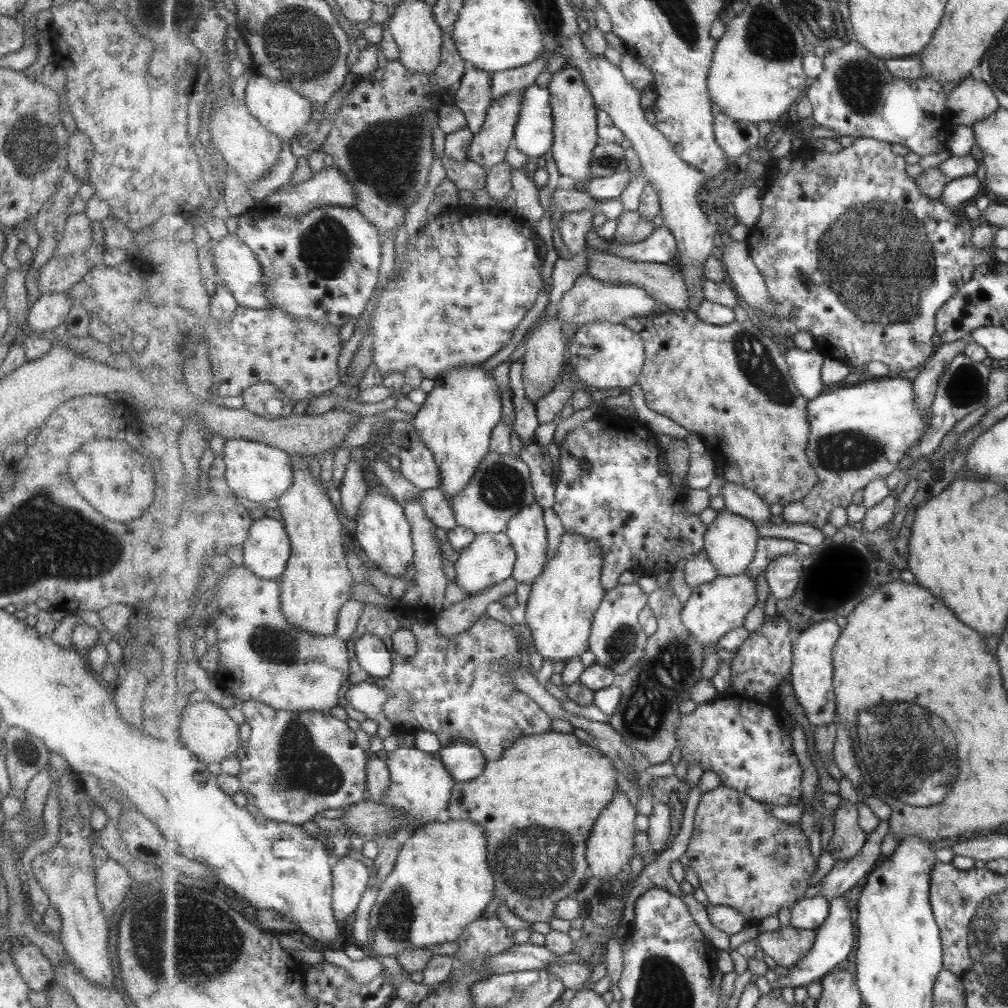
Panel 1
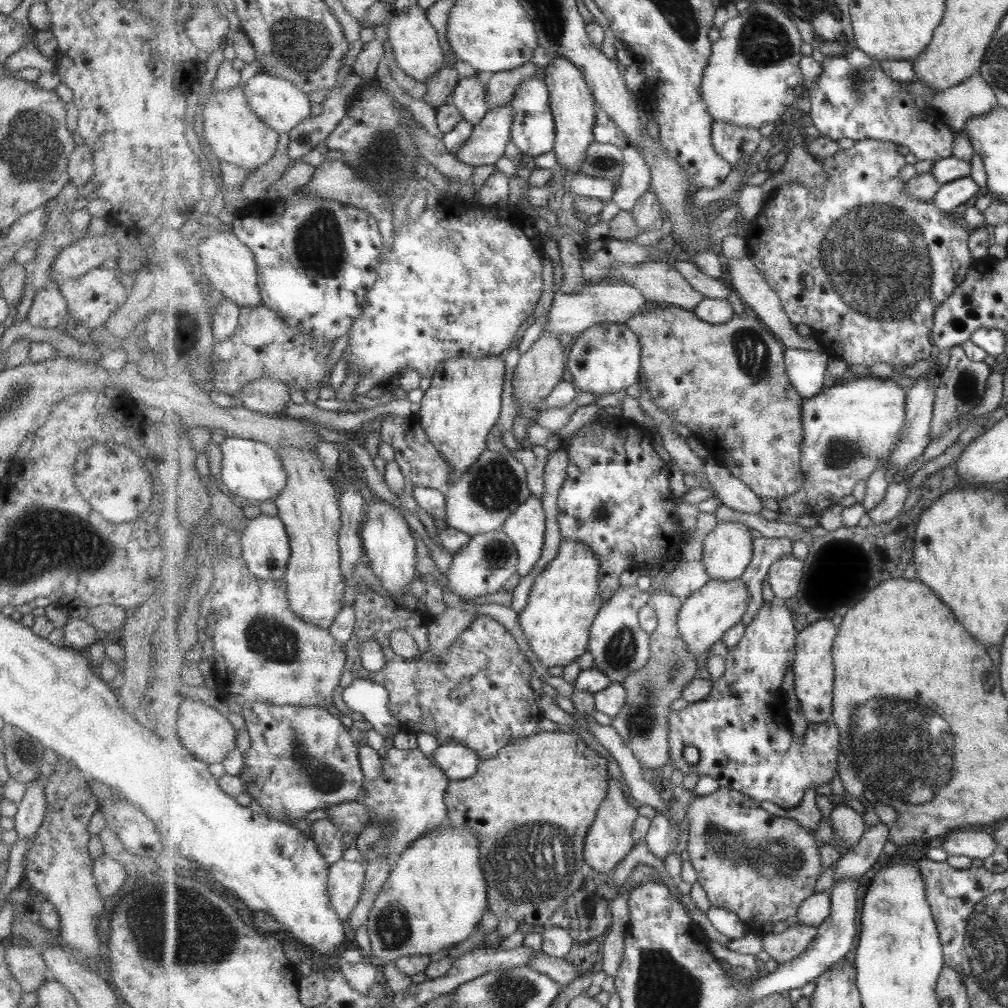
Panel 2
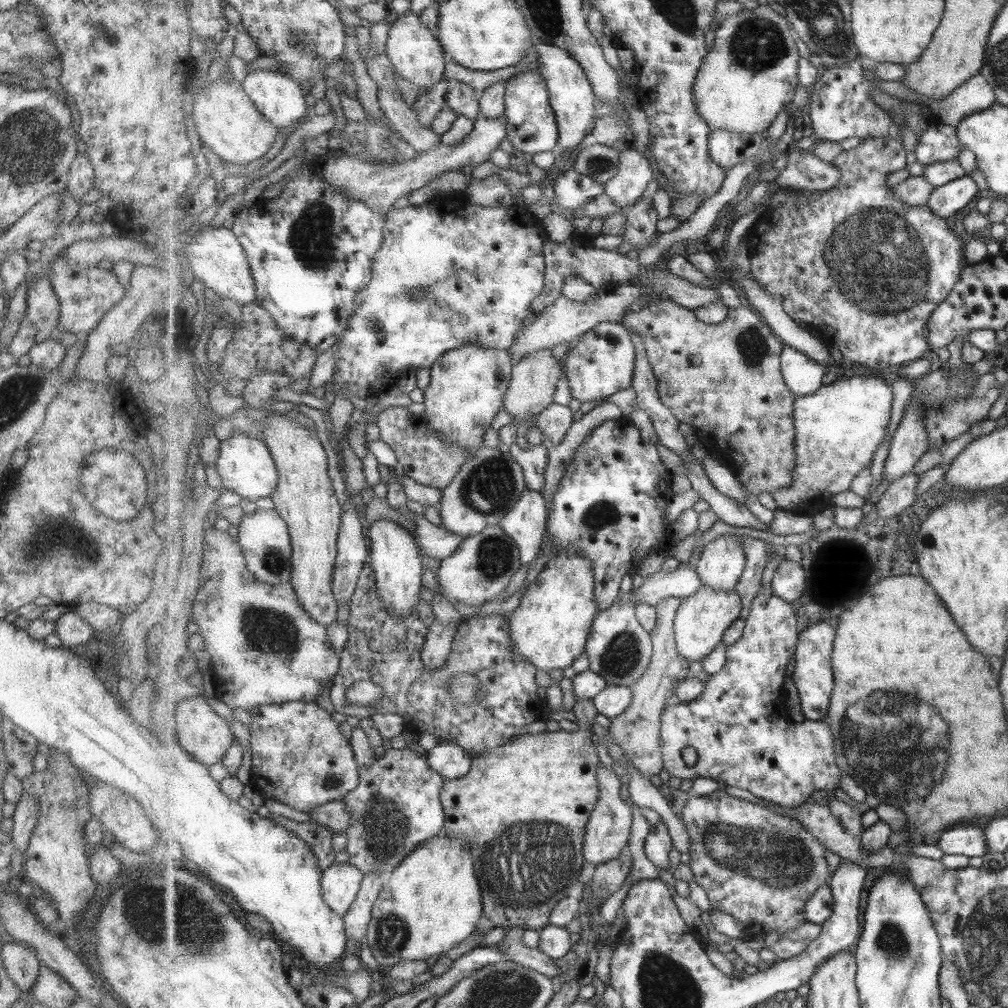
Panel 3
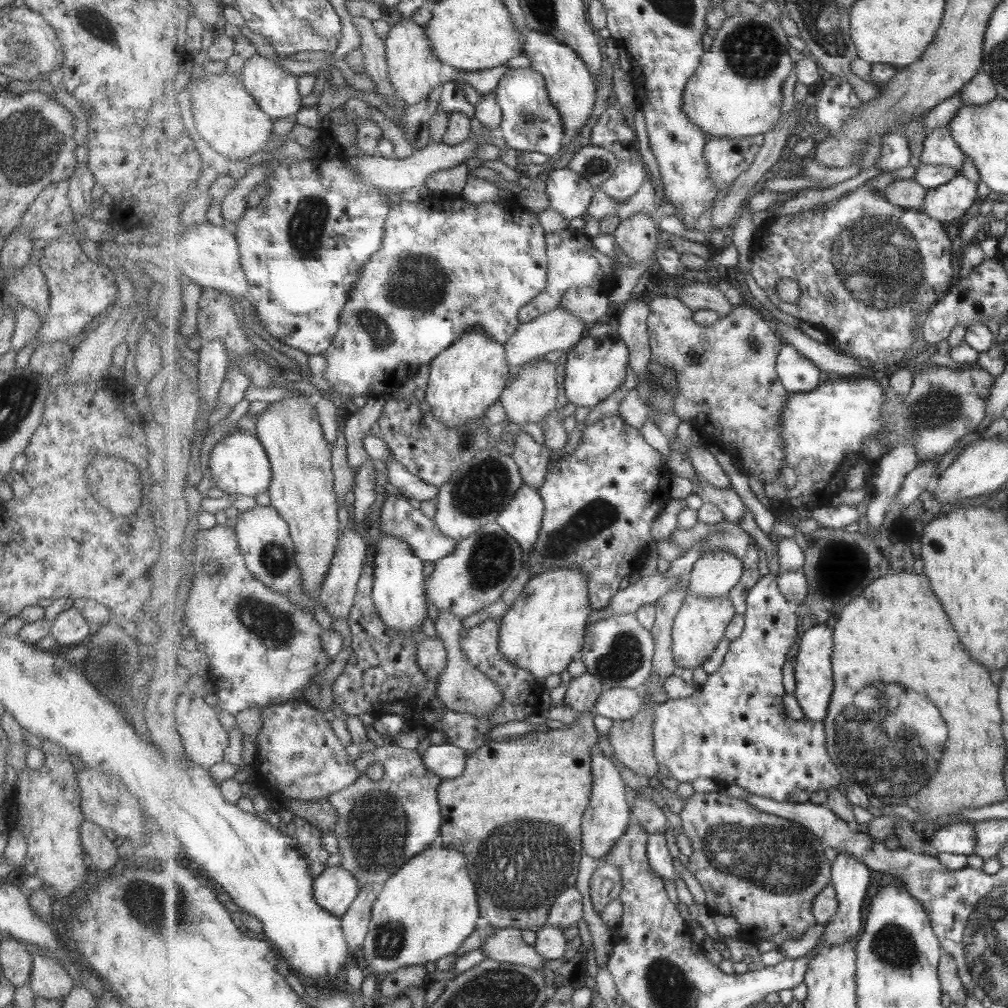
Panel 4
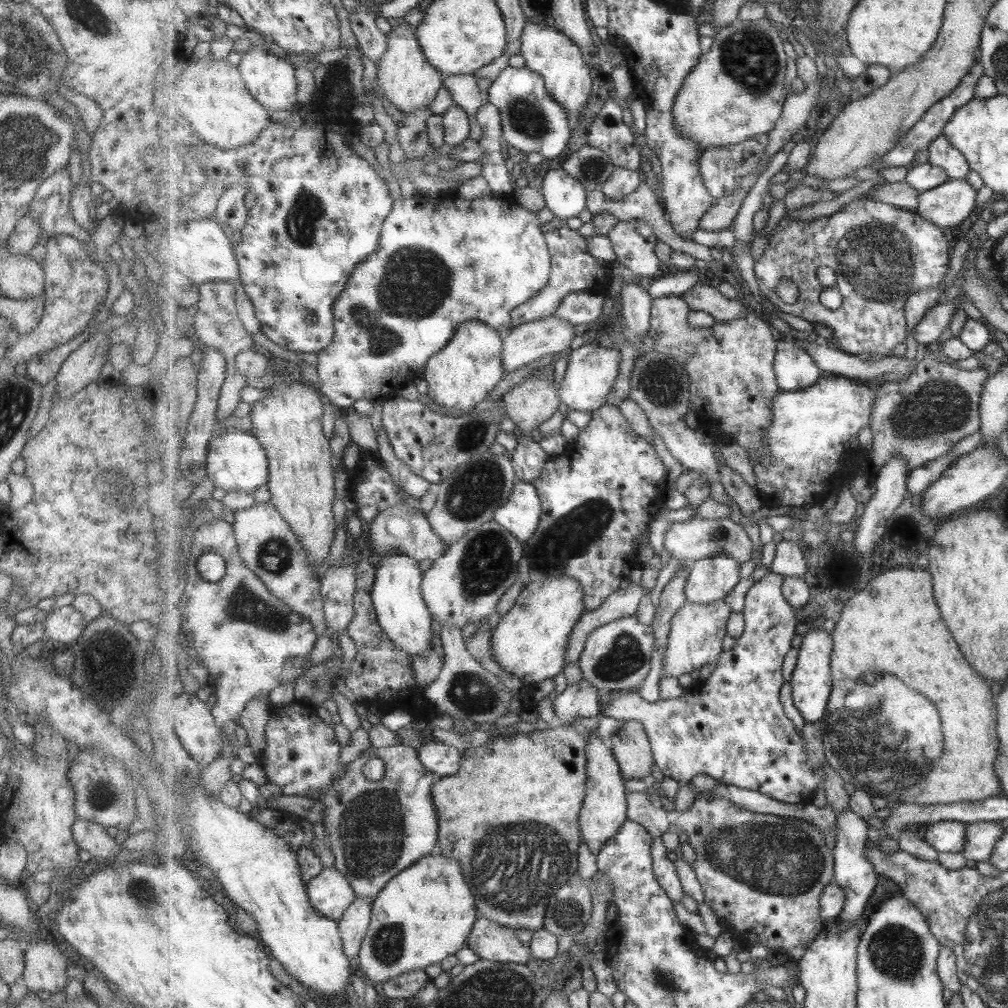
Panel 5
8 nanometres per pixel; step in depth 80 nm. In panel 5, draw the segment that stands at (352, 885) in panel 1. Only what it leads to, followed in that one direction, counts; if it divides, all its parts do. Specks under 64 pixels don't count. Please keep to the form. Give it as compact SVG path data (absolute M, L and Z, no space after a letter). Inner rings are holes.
M335 866L325 867L308 882L312 907L327 918L339 922L357 899L352 883Z

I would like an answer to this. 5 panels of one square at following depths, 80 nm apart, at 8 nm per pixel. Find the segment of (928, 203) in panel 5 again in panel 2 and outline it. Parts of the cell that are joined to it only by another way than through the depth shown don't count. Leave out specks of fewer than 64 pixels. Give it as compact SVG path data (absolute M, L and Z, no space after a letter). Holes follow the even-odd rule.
M971 177L960 178L959 180L942 184L934 196L934 203L945 214L953 212L955 208L967 205L969 198L980 194L982 191Z

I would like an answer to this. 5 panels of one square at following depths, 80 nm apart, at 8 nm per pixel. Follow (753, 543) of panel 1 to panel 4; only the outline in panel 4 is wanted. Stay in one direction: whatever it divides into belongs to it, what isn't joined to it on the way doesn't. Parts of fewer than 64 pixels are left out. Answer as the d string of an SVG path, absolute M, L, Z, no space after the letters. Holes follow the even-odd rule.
M714 550L694 563L688 594L701 598L729 595L744 574L744 563L732 551Z

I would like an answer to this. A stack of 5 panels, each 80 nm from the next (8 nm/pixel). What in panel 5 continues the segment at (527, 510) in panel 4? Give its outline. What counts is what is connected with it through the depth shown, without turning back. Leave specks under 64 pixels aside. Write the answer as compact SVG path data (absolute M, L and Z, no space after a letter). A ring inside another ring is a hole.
M517 480L513 496L503 508L497 510L495 520L521 542L527 542L541 524L543 504L534 483Z

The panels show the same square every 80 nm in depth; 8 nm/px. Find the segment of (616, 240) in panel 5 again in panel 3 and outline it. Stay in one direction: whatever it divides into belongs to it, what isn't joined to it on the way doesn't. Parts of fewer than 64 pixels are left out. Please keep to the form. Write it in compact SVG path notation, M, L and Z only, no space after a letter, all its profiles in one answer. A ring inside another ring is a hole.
M643 196L635 205L625 207L625 210L628 221L625 234L622 234L623 239L633 246L645 248L651 238L659 233L657 222L660 218L653 209L651 198Z

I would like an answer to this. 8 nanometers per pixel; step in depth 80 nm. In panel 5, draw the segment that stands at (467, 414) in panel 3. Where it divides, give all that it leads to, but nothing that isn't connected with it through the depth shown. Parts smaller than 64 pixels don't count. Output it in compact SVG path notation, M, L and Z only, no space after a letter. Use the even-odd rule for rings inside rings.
M481 319L462 322L449 344L427 361L423 378L429 385L428 396L452 417L460 417L487 405L489 392L506 374L502 354L504 335Z

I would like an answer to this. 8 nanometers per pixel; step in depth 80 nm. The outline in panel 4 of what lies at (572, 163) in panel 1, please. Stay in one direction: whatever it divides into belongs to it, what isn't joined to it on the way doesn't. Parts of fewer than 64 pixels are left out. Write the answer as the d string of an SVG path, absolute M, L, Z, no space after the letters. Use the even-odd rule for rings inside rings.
M528 31L525 35L525 56L531 61L530 67L544 74L548 94L561 113L566 128L566 136L575 136L589 122L589 116L595 108L596 78L587 64L581 60L572 47L567 46L551 34L540 31Z

